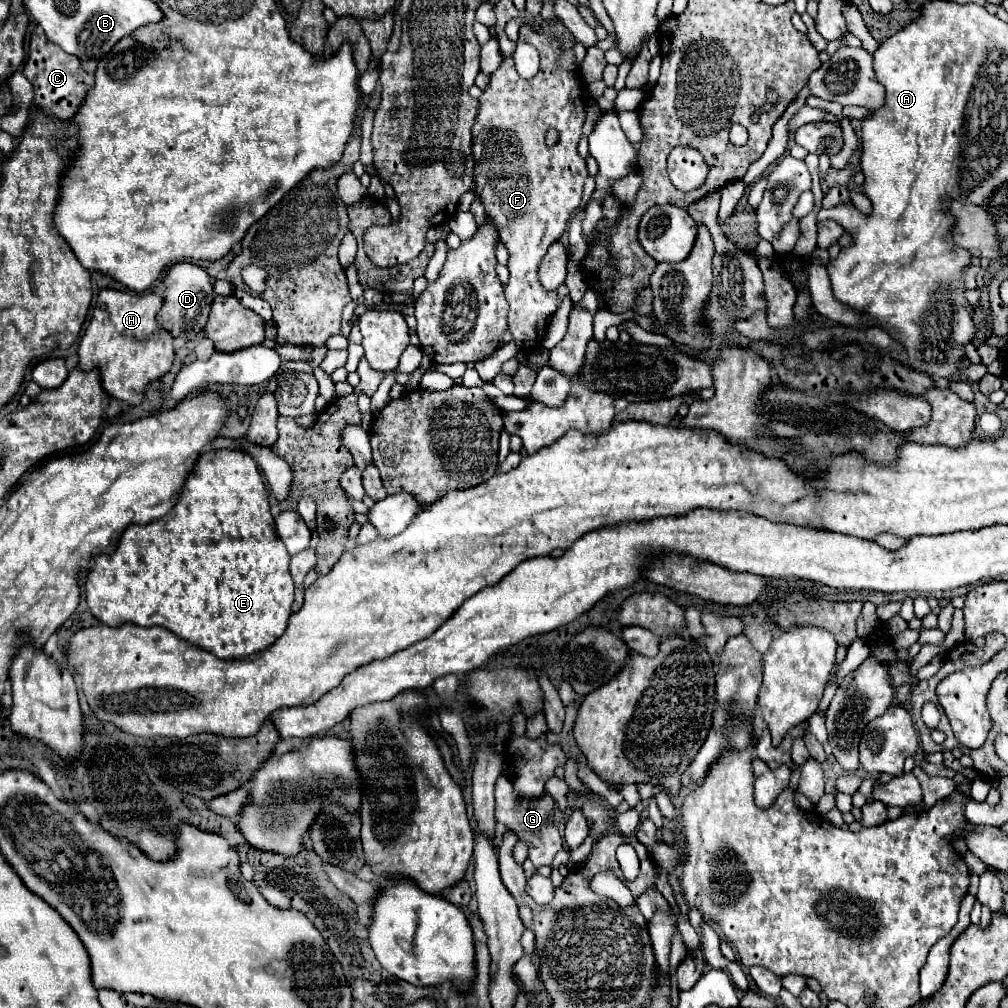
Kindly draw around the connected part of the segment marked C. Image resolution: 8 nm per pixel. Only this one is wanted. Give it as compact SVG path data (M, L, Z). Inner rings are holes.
M38 27L32 37L30 37L30 51L28 51L28 61L22 69L24 77L32 83L34 87L34 105L54 117L54 119L64 119L68 121L80 107L82 99L86 97L86 93L92 89L94 85L94 75L86 75L82 71L80 61L74 55L68 55L64 49L56 47L56 43L50 43L42 31L42 27Z

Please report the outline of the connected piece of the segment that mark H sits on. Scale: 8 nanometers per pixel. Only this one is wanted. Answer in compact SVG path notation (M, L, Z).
M102 289L92 313L92 321L80 339L78 367L82 371L100 371L102 389L128 405L140 405L148 383L170 371L174 361L172 335L156 327L156 311L162 297L156 293L128 293Z

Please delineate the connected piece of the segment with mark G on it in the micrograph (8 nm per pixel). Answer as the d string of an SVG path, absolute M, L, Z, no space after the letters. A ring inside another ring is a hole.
M500 775L496 781L496 819L510 827L520 841L528 843L528 859L534 863L534 867L550 865L554 855L562 849L560 831L554 825L554 799L550 793L544 793L540 799L522 799L516 795L512 779Z

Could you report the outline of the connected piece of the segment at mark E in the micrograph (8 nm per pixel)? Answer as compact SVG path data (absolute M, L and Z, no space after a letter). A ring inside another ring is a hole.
M218 449L218 451L206 451L198 457L194 471L188 475L188 479L184 481L184 486L180 493L178 503L174 505L174 509L164 515L162 519L156 519L148 525L132 525L128 527L128 531L124 531L124 535L118 541L118 547L114 553L110 555L96 555L94 557L94 565L90 567L86 579L84 579L84 589L86 589L86 603L90 607L90 613L104 625L108 627L118 627L126 621L140 625L140 627L152 627L152 625L160 625L176 635L180 635L182 639L214 653L220 659L236 659L236 657L248 657L254 653L260 653L264 649L268 649L286 629L288 617L290 617L290 607L294 601L294 583L288 571L288 563L290 563L290 555L282 543L282 539L278 539L276 529L274 529L274 519L270 515L270 507L268 507L268 491L266 485L262 481L262 475L256 467L256 461L246 453L246 451L238 451L238 449Z

